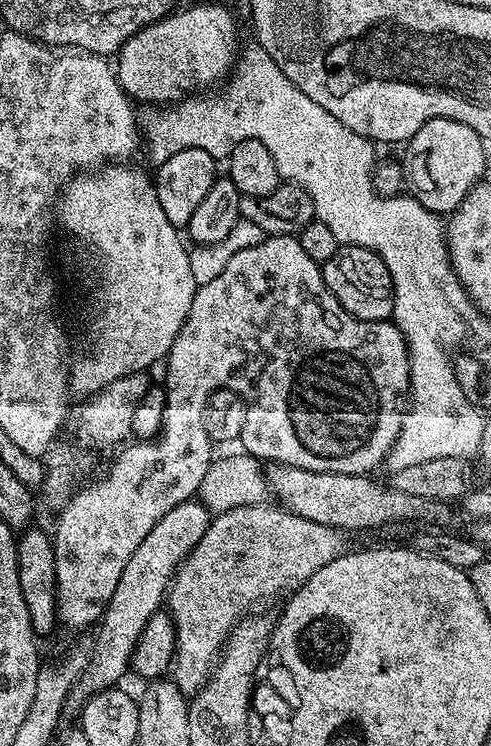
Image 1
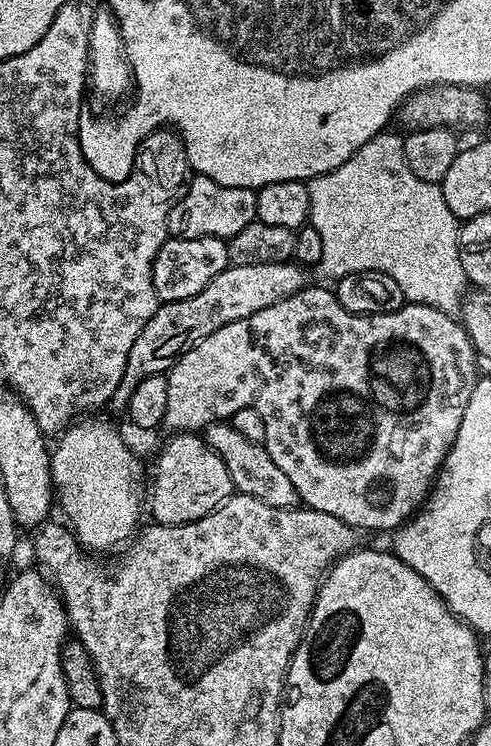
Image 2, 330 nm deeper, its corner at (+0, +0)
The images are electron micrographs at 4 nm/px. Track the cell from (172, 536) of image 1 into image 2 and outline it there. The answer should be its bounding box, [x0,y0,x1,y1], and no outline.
[150,432,233,524]

